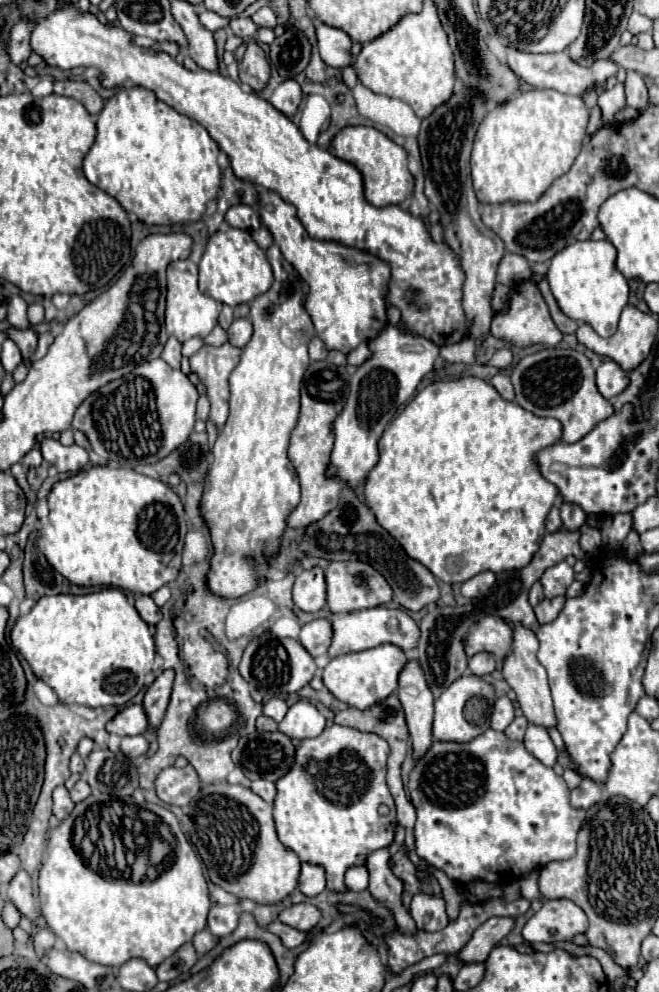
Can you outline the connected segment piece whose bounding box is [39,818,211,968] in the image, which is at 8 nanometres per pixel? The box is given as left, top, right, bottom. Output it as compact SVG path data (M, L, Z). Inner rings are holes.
M67 818L63 820L57 828L51 828L47 832L47 856L45 856L45 862L43 862L43 868L39 872L39 900L41 900L41 914L47 922L47 926L65 942L65 946L71 950L71 952L79 952L83 954L87 960L91 962L97 962L97 964L105 964L105 966L121 966L123 962L127 962L129 958L145 958L153 968L157 964L161 964L165 958L169 958L173 952L177 952L185 942L191 942L195 932L203 930L205 924L207 924L207 912L209 912L209 890L207 890L207 882L203 878L203 872L201 872L201 864L191 848L191 844L187 842L187 838L183 834L177 834L177 844L181 848L181 842L183 842L183 870L165 870L163 876L157 876L157 880L153 882L127 882L125 886L125 880L122 878L109 878L102 875L100 872L93 870L84 864L84 861L79 854L73 848L73 818Z

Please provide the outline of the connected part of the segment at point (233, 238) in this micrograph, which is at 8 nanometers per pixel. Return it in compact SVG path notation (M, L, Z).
M227 228L225 232L215 232L203 252L199 262L199 290L221 304L237 306L251 302L259 294L267 292L273 282L271 264L267 262L265 250L261 250L247 230Z

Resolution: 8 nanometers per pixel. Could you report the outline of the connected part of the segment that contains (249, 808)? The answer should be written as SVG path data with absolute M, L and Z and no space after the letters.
M229 782L203 786L189 804L189 818L193 820L193 828L187 828L185 832L195 844L199 856L203 858L213 884L221 886L237 898L249 898L257 904L279 904L297 888L301 860L291 848L285 848L277 838L273 824L273 806L249 788Z

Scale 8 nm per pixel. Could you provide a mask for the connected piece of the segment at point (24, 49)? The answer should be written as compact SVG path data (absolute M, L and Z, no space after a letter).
M21 20L19 24L13 26L11 30L11 42L9 42L9 54L11 54L11 60L15 64L21 64L23 60L29 58L29 54L33 52L31 48L31 32L35 28L35 20Z

